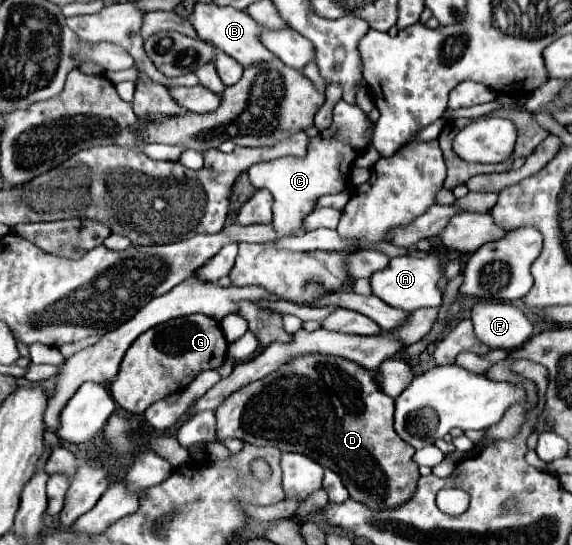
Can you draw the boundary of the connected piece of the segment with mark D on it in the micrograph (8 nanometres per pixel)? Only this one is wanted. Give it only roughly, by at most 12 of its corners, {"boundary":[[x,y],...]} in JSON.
{"boundary":[[342,357],[226,397],[216,431],[312,457],[392,509],[420,477],[394,399]]}

